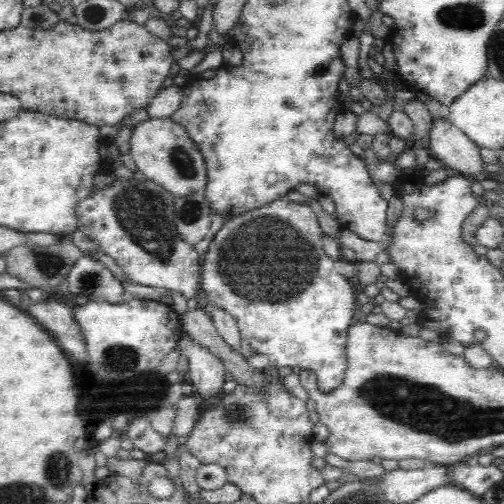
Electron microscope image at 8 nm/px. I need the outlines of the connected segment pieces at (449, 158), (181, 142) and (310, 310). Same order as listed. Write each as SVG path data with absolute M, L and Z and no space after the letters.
M433 120L429 144L430 155L452 170L473 176L478 181L492 177L485 169L487 164L480 155L480 149L451 121Z
M170 117L148 119L134 127L130 138L129 154L137 170L146 179L168 191L174 200L190 196L193 192L204 191L206 186L206 163L198 145L190 139L184 128Z
M282 196L278 200L273 200L270 204L245 212L222 225L202 258L201 285L199 288L206 292L210 305L222 308L226 313L230 313L237 323L241 341L246 342L254 352L266 356L269 359L271 371L276 370L278 367L294 366L298 366L303 371L311 371L316 376L318 389L327 393L338 388L343 382L347 368L347 354L345 351L347 333L352 326L352 318L358 304L356 298L354 299L355 295L350 282L337 273L334 266L335 262L326 254L323 247L323 236L318 219L316 219L316 213L310 205L292 201L288 196Z

